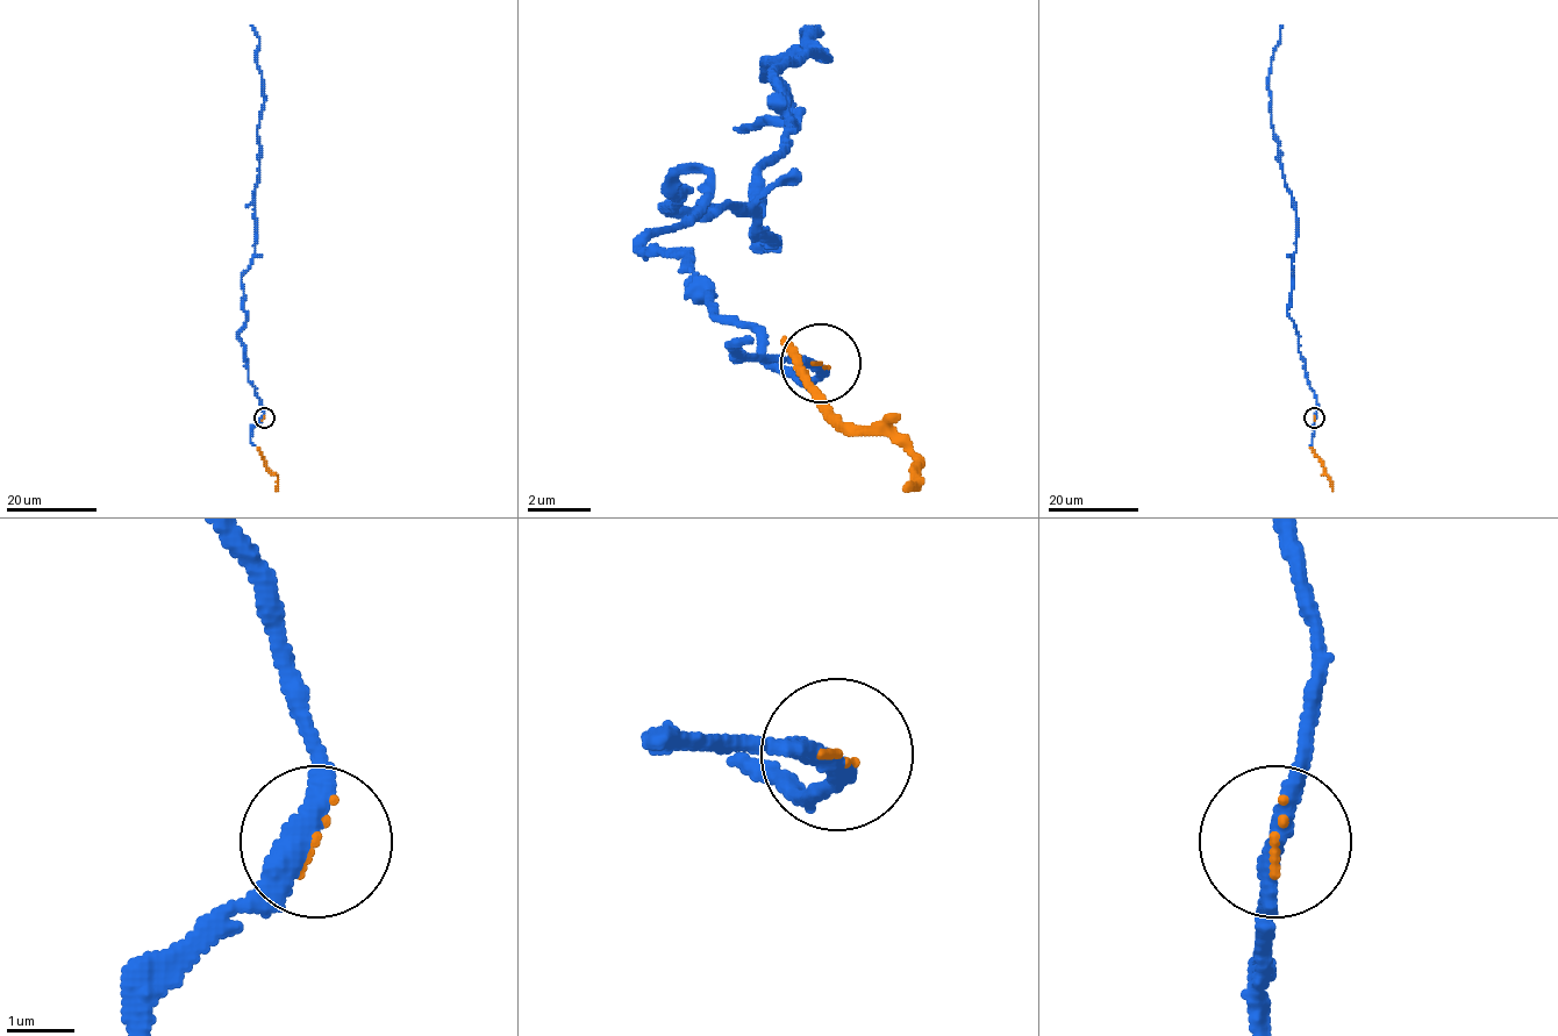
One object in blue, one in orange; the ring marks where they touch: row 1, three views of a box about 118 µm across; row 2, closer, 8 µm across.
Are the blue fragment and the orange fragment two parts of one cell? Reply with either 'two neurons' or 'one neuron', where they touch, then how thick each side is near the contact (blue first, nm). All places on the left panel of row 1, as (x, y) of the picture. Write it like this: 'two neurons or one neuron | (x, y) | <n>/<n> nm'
one neuron | (264, 418) | 320/60 nm

